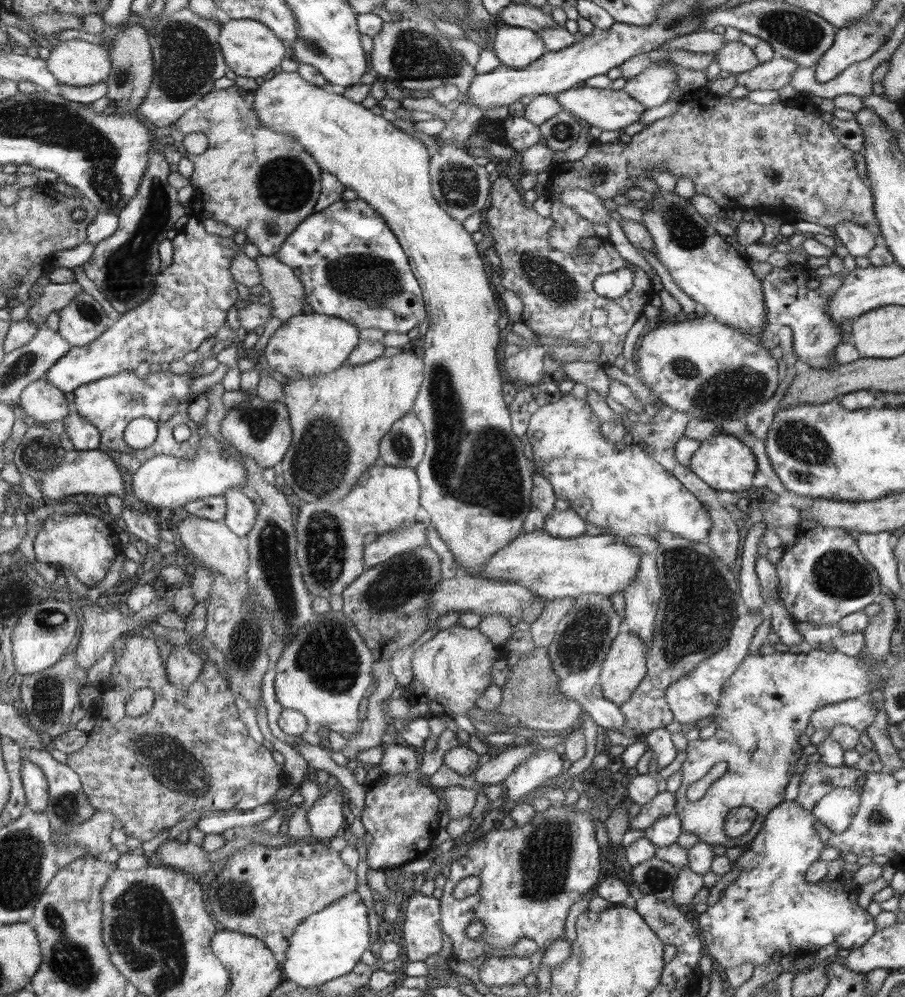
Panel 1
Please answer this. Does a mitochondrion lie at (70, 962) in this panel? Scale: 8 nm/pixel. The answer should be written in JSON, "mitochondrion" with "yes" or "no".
{"mitochondrion":"yes"}

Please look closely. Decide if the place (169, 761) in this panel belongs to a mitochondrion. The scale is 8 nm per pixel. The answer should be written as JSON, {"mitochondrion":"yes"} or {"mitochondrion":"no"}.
{"mitochondrion":"yes"}

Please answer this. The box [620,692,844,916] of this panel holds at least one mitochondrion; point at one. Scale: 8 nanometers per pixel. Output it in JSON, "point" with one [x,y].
{"point":[657,879]}

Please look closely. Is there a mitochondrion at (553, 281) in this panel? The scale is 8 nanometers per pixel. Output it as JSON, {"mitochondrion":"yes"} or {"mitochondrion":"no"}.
{"mitochondrion":"yes"}

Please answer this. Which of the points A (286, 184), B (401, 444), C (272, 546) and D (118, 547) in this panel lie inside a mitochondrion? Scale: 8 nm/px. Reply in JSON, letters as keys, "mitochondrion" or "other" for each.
{"A":"mitochondrion","B":"mitochondrion","C":"mitochondrion","D":"other"}

